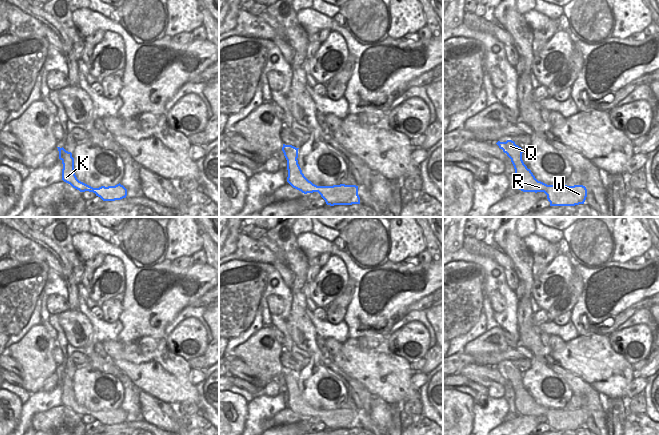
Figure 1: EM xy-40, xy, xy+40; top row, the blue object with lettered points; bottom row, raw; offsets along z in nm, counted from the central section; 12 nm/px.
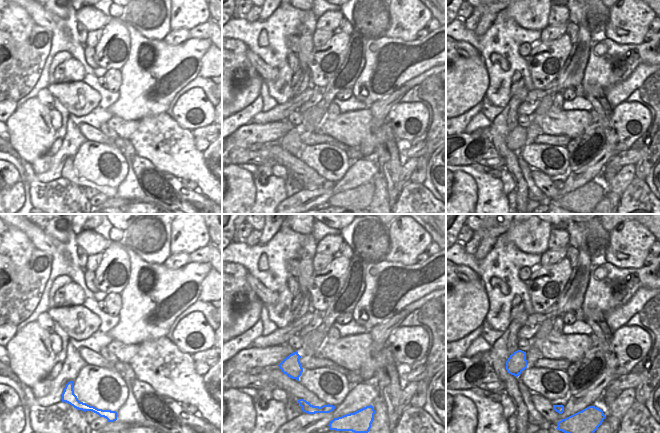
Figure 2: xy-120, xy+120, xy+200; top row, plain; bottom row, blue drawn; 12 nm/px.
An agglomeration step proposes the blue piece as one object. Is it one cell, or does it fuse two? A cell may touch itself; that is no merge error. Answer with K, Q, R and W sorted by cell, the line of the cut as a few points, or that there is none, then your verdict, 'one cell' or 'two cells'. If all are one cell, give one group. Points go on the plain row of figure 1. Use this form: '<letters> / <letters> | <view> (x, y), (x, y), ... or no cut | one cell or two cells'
K R W / Q | xy+40 (510, 381), (519, 381), (521, 383) | two cells

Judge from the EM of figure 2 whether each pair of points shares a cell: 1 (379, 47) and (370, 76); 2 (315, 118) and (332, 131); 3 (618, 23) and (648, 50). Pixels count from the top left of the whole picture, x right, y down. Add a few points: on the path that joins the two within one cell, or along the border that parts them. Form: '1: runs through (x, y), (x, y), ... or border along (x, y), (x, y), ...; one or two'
1: runs through (377, 54), (377, 67), (375, 69); one
2: border along (321, 120), (322, 128); two
3: border along (644, 41), (639, 44), (616, 43); two

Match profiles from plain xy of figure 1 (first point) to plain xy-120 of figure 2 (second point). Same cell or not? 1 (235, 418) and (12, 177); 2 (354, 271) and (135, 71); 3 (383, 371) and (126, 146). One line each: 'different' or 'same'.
1: same
2: same
3: different

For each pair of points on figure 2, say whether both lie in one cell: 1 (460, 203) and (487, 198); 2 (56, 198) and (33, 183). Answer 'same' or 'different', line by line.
1: different
2: same

